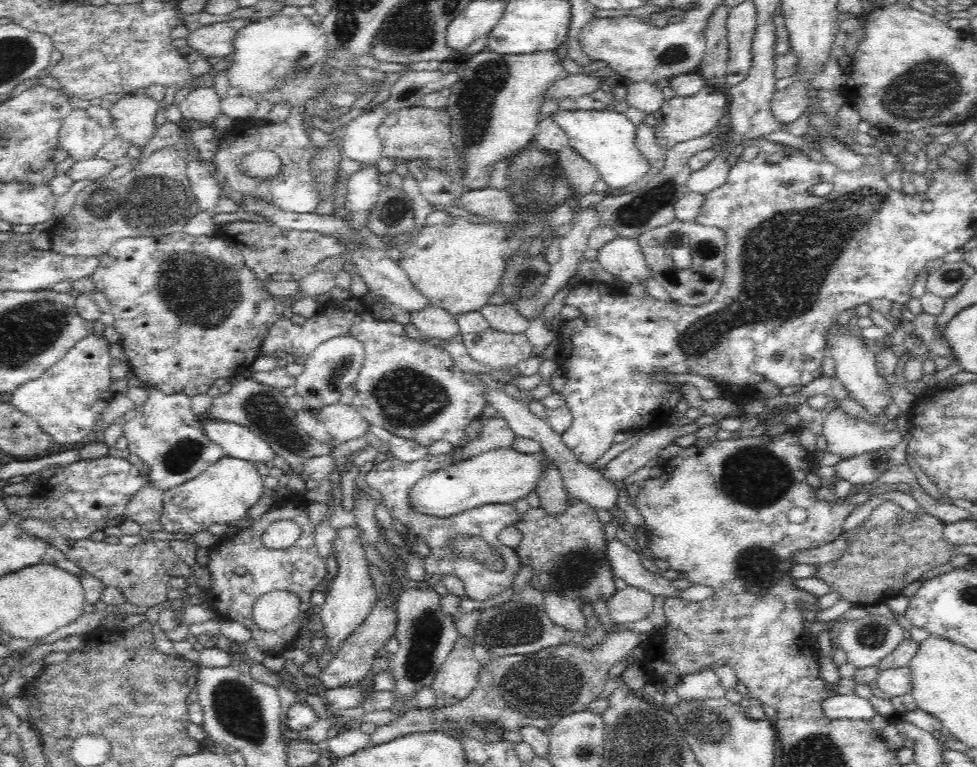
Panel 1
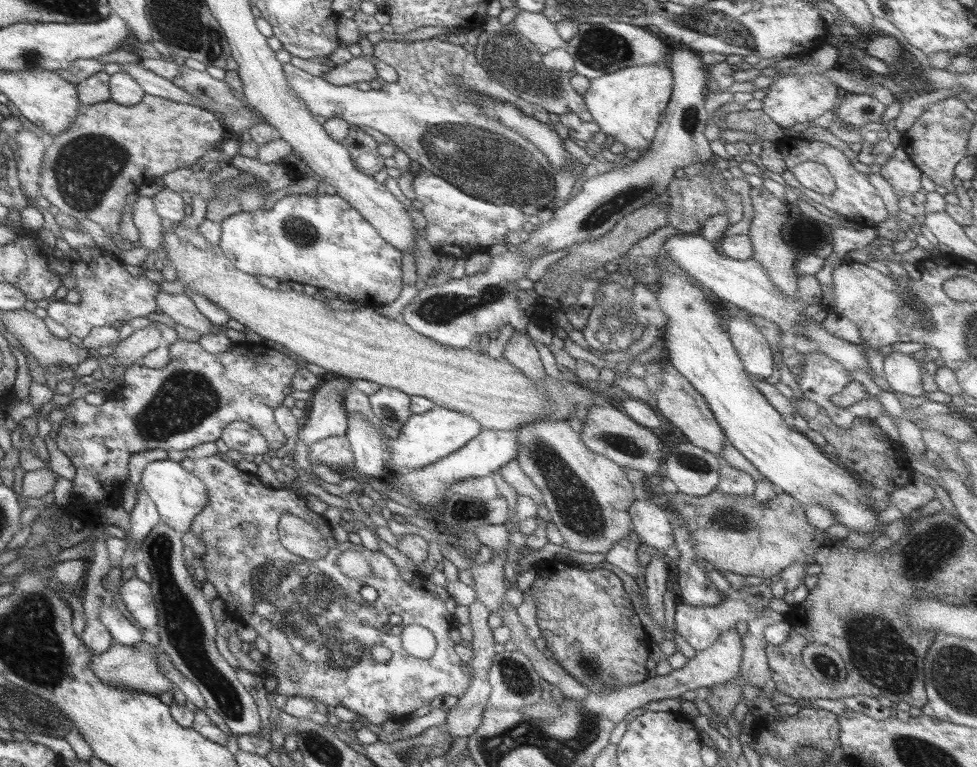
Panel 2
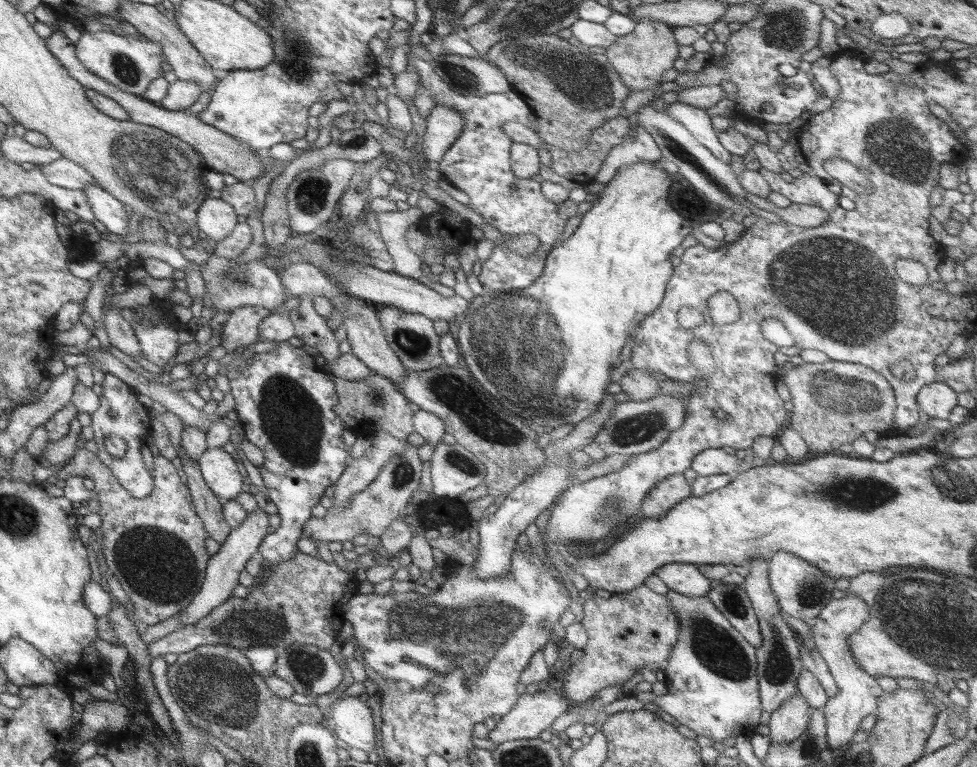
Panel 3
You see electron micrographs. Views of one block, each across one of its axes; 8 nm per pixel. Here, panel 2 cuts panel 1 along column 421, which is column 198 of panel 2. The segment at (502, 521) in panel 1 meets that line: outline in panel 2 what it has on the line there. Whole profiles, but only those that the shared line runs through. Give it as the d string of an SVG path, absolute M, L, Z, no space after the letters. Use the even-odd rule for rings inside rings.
M217 456L209 458L197 458L197 460L181 460L179 466L187 470L191 476L199 478L207 490L207 504L205 508L193 518L191 522L191 534L203 540L205 554L201 556L201 564L205 570L207 582L215 588L217 598L225 606L225 614L239 622L245 628L253 628L257 636L265 638L269 644L269 650L265 654L265 660L275 668L273 674L267 674L275 678L275 696L279 702L285 702L289 698L309 698L319 704L327 706L345 706L347 710L363 716L369 724L383 724L385 720L407 720L409 712L415 712L423 706L427 706L437 696L455 696L461 698L465 694L469 684L469 670L465 670L465 664L455 654L455 644L449 636L449 618L451 618L451 600L447 596L447 590L433 586L429 580L425 580L425 588L417 582L405 584L399 576L389 558L385 558L381 552L369 552L363 546L355 546L349 542L337 542L331 536L329 522L307 508L305 498L283 490L271 490L261 486L255 474L241 472L237 466L231 466L223 462ZM283 514L293 514L297 518L303 518L313 528L317 528L323 534L323 540L327 544L327 554L319 558L317 562L307 562L303 558L297 558L289 554L279 544L279 532L277 524ZM255 528L257 534L253 538L247 536L245 530ZM341 552L359 552L365 562L369 564L371 576L357 582L349 580L335 568L335 560ZM415 624L431 632L431 636L437 642L435 654L427 660L419 660L413 656L407 656L401 648L401 628ZM381 644L391 650L391 658L385 664L375 664L369 656L371 646ZM289 670L295 670L299 674L299 680L291 684L285 676Z

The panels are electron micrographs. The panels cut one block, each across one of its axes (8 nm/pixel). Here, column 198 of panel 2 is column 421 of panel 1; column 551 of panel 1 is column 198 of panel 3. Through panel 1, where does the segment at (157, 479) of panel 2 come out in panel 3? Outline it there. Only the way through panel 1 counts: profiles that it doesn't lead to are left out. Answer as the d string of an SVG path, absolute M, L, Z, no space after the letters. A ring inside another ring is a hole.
M211 448L197 458L197 464L203 482L221 502L235 500L241 494L243 472L235 456L225 454L221 448Z

